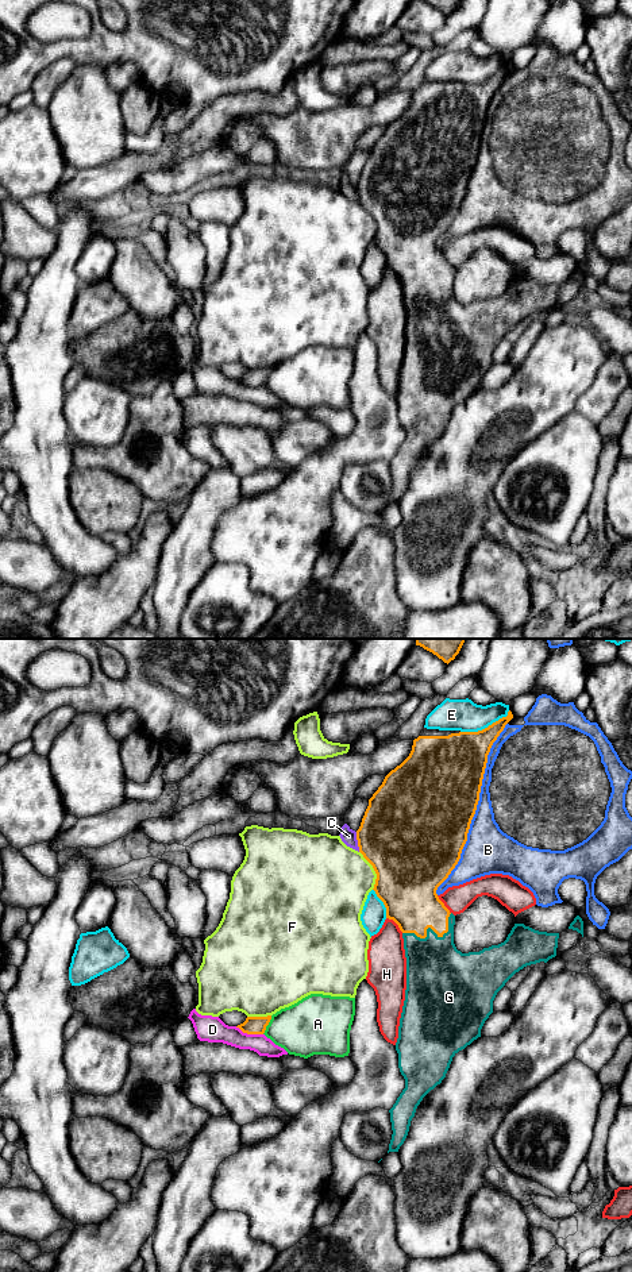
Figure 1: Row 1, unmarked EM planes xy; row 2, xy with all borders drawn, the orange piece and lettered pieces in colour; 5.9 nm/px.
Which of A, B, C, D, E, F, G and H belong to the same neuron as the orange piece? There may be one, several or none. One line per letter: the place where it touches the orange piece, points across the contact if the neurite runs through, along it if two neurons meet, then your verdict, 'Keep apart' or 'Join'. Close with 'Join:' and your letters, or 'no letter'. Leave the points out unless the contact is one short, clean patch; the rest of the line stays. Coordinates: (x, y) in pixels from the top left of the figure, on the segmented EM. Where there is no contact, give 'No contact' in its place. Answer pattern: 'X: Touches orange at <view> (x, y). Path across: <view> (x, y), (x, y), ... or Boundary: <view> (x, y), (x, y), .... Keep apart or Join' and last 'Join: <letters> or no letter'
A: Touches orange at xy (268, 1024). Keep apart
B: Touches orange at xy (476, 809). Keep apart
C: Touches orange at xy (358, 841). Keep apart
D: Touches orange at xy (249, 1033). Boundary: xy (235, 1026), (247, 1033), (262, 1035). Keep apart
E: Touches orange at xy (485, 728). Keep apart
F: Touches orange at xy (374, 870). Keep apart
G: Touches orange at xy (431, 928). Join
H: Touches orange at xy (396, 922). Keep apart
Join: G

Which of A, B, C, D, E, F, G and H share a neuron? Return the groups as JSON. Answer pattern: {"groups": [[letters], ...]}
{"groups": [["A"], ["B"], ["C"], ["D"], ["E"], ["F"], ["G"], ["H"]]}

